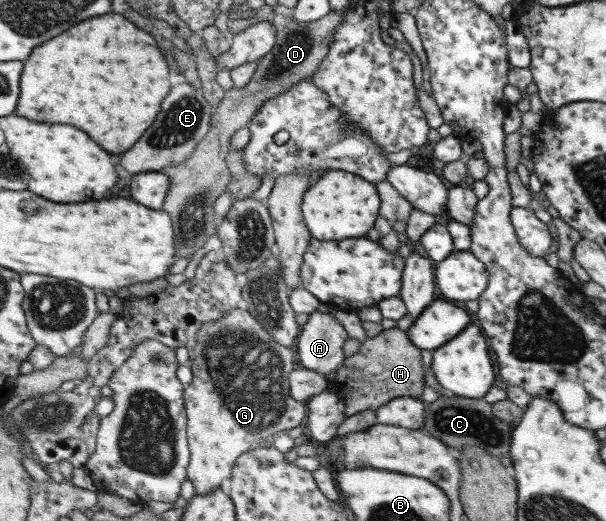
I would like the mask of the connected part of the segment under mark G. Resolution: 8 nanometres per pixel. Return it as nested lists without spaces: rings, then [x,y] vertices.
[[[239,307],[237,310],[231,310],[231,314],[227,314],[227,318],[223,318],[222,321],[213,321],[203,325],[202,328],[197,330],[197,338],[195,338],[195,340],[196,345],[193,349],[191,365],[192,375],[194,377],[192,378],[192,382],[187,386],[185,392],[188,414],[188,438],[191,451],[188,478],[194,482],[197,494],[206,495],[207,493],[214,492],[215,489],[219,489],[220,486],[223,486],[223,480],[232,477],[234,466],[237,465],[238,458],[241,457],[243,453],[255,449],[257,446],[267,444],[274,435],[283,432],[283,430],[301,426],[303,420],[308,417],[308,407],[306,402],[295,400],[291,394],[290,375],[293,373],[293,370],[296,370],[300,366],[296,349],[292,349],[291,347],[277,342],[277,339],[271,334],[271,331],[267,330],[267,327],[263,326],[263,323],[244,307]]]

